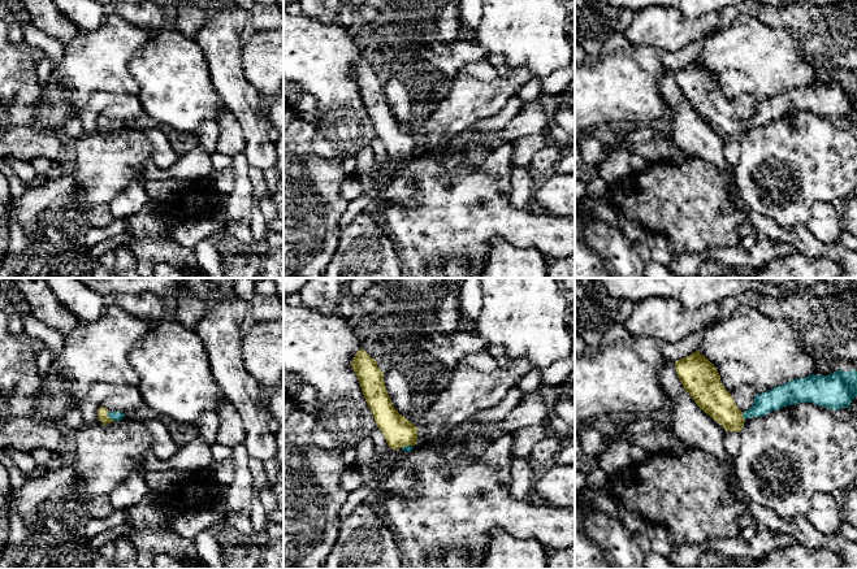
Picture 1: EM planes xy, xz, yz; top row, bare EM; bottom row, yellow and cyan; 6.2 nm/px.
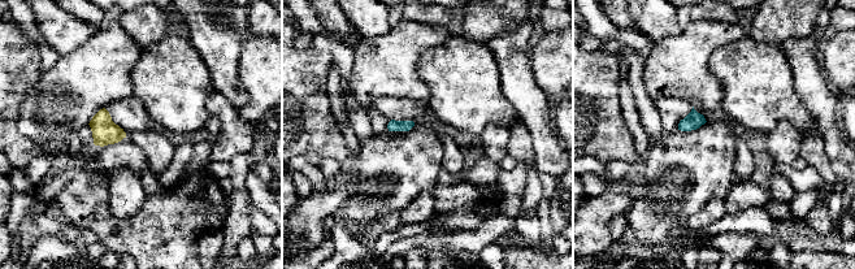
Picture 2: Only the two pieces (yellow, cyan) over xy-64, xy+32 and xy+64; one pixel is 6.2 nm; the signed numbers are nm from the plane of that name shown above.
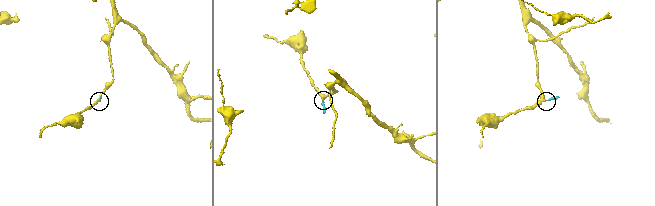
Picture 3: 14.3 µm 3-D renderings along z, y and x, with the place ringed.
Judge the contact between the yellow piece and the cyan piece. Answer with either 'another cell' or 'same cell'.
same cell

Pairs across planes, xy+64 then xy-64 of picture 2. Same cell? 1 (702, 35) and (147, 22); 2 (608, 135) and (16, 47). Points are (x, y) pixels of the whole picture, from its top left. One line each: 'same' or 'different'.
1: different
2: same

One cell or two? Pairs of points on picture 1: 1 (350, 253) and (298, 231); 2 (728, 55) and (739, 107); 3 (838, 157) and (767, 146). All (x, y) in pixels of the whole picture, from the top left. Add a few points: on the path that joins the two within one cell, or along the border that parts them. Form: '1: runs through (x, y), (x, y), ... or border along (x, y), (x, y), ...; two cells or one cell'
1: border along (342, 229), (340, 243), (328, 264); two cells
2: border along (739, 96), (730, 101); two cells
3: runs through (821, 157), (784, 157); one cell

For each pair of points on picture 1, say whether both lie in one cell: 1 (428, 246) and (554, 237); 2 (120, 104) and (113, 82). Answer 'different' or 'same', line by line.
1: same
2: different

